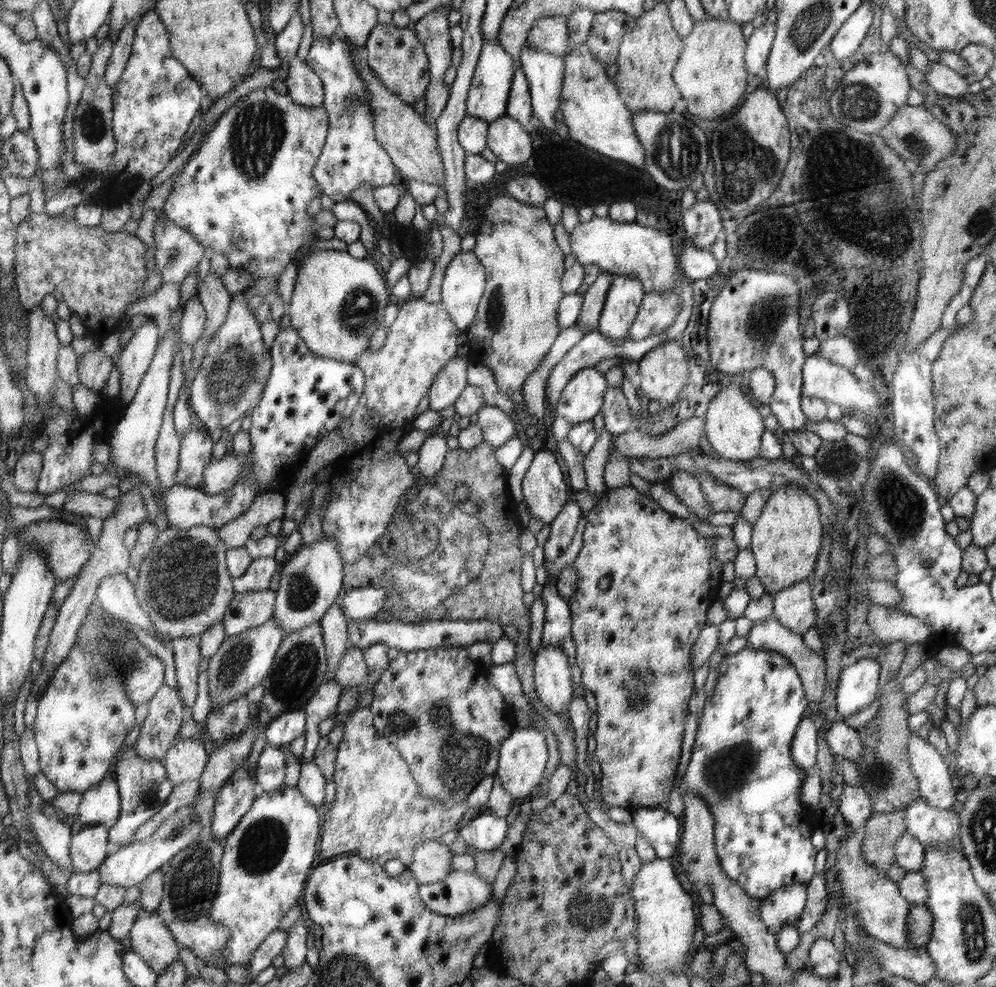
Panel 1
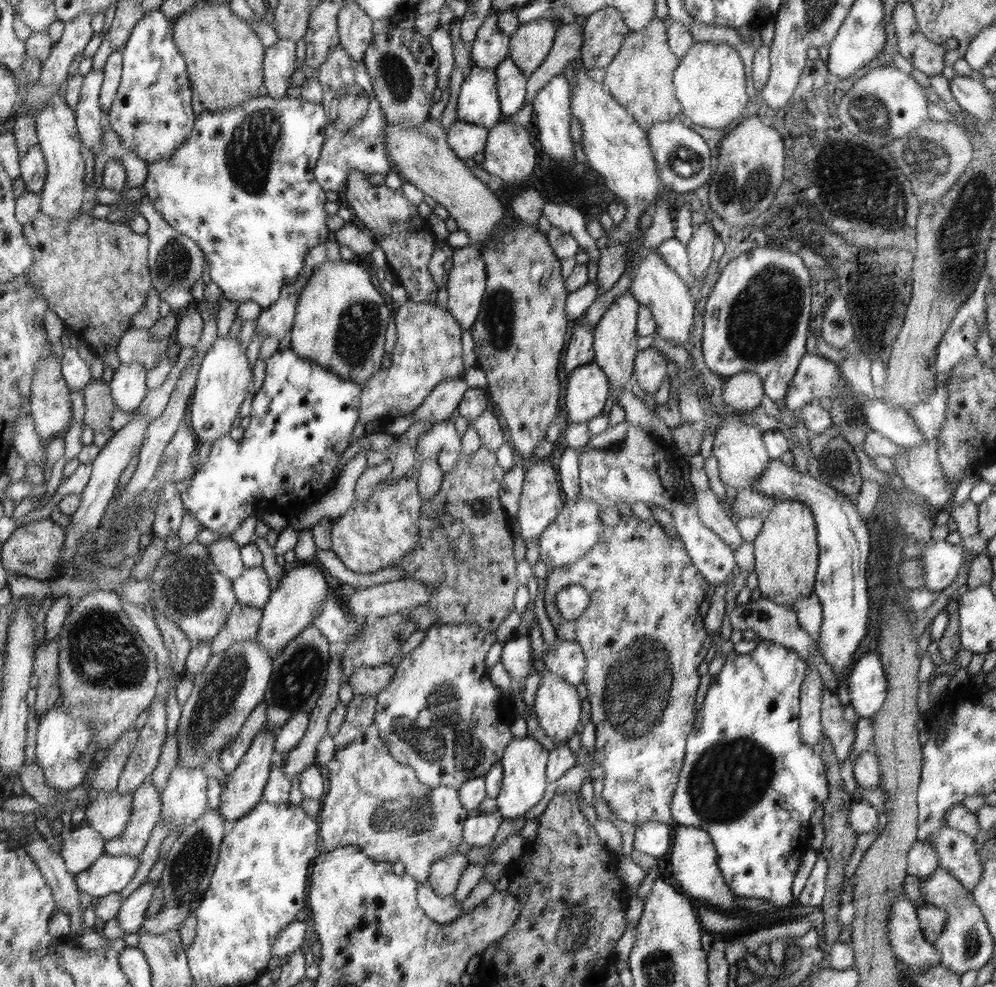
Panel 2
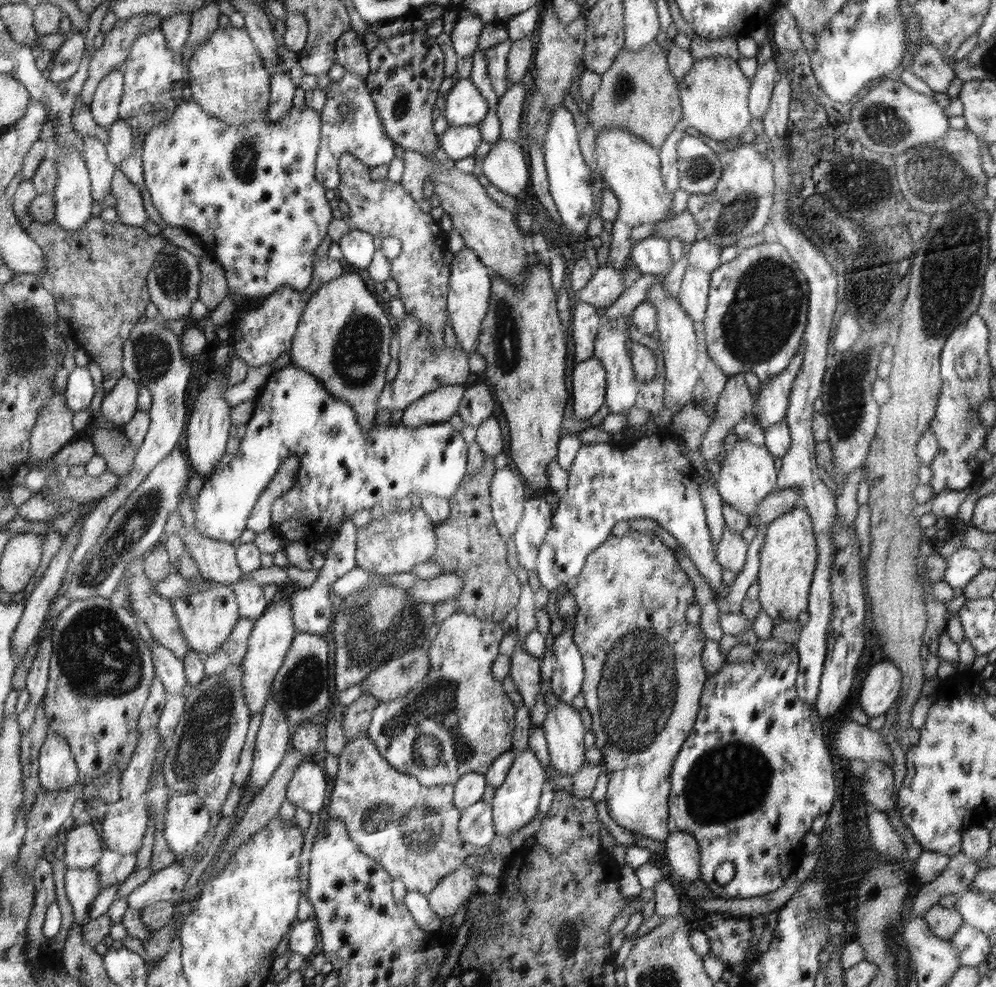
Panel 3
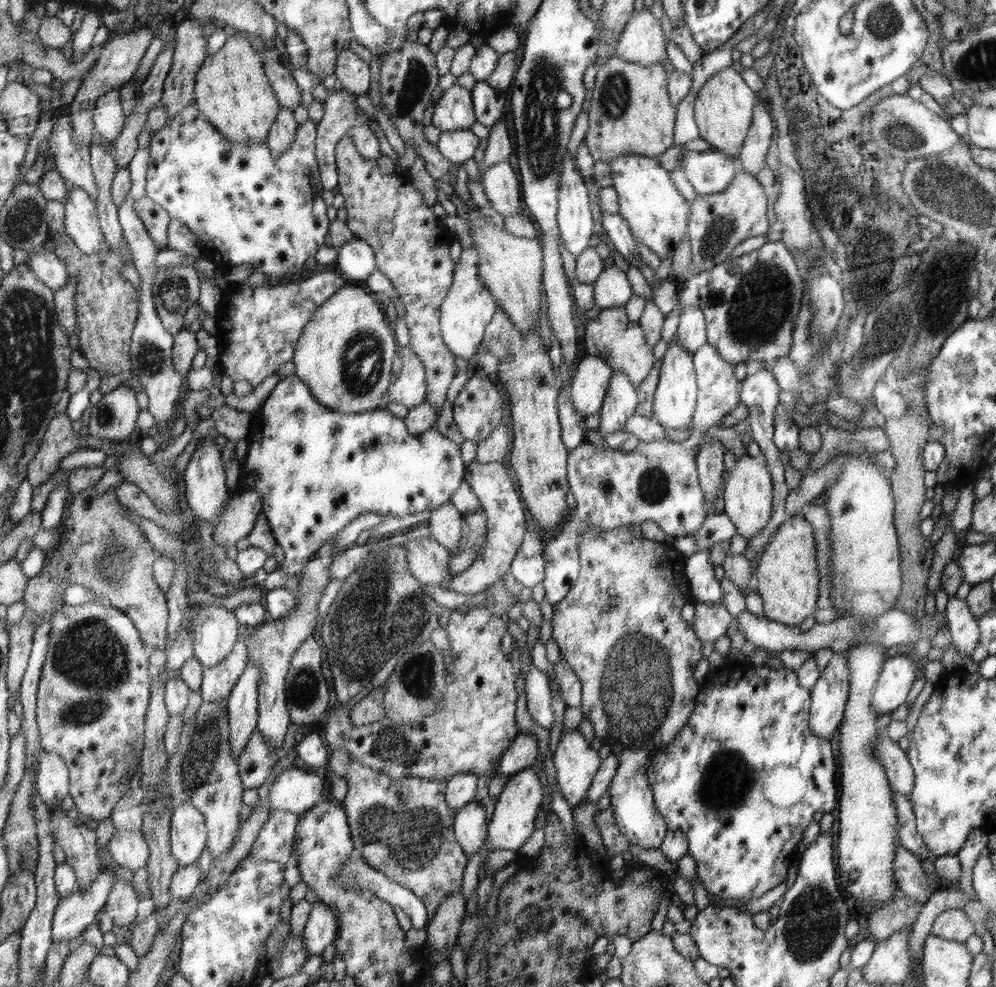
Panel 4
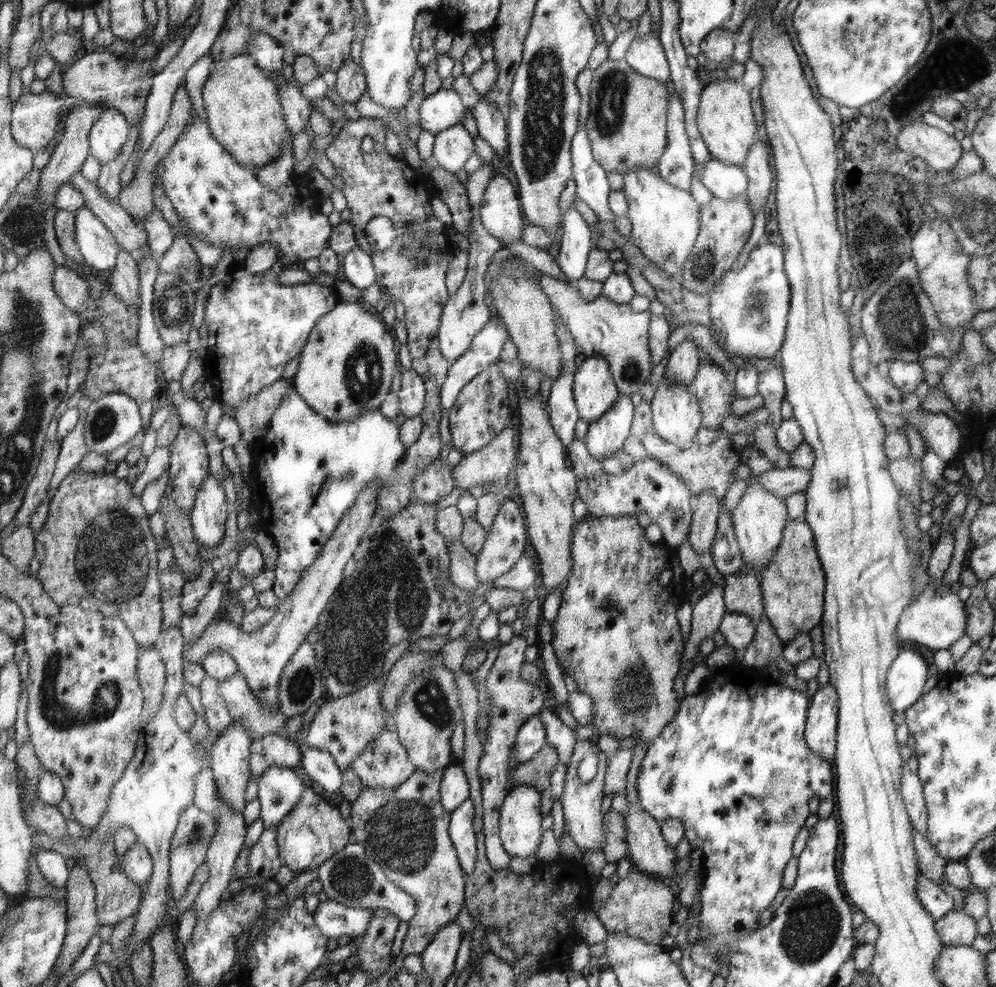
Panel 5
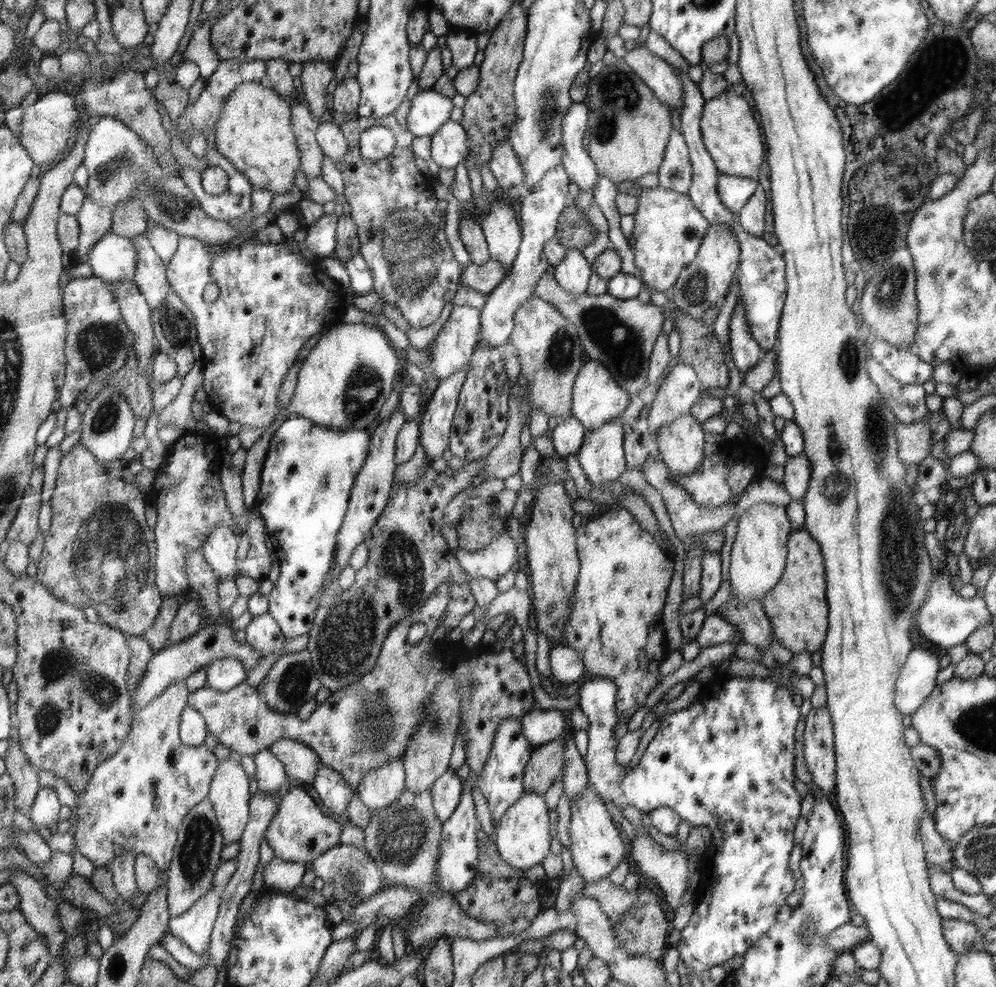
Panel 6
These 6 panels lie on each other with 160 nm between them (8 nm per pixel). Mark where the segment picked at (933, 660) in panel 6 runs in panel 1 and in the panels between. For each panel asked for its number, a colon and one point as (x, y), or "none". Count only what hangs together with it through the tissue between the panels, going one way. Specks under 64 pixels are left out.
1: (857, 688)
2: (867, 683)
3: (881, 687)
4: (895, 682)
5: (906, 678)

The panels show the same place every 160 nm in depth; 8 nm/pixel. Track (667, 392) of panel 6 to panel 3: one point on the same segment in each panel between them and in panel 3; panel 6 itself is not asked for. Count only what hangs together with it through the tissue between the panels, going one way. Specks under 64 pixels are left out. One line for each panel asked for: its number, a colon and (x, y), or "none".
3: (692, 297)
4: (692, 332)
5: (683, 363)

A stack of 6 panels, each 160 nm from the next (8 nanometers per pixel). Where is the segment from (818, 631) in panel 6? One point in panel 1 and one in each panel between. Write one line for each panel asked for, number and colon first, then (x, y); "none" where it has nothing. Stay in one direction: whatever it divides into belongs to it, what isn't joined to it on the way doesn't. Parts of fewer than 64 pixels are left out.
1: (785, 540)
2: (786, 555)
3: (789, 554)
4: (787, 574)
5: (794, 583)

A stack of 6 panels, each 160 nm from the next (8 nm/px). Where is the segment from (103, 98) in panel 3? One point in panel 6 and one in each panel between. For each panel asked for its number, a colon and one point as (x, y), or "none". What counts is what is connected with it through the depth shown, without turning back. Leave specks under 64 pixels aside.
4: (109, 119)
5: (108, 135)
6: (119, 165)

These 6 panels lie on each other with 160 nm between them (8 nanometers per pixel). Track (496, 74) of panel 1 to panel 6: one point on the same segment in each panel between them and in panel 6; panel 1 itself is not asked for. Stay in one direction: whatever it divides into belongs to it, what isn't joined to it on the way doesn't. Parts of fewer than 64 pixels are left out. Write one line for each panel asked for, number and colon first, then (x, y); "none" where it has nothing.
2: (478, 102)
3: (464, 105)
4: (454, 110)
5: (442, 110)
6: (429, 111)

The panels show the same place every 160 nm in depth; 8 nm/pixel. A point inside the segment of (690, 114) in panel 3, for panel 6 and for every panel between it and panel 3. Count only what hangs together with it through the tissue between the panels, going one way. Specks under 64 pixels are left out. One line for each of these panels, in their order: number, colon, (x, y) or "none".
4: (724, 107)
5: (725, 118)
6: (732, 135)

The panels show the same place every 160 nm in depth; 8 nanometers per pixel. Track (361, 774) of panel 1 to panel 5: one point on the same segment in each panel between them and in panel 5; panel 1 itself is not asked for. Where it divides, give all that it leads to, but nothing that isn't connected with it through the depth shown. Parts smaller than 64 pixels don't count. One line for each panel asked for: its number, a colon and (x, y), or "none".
2: (374, 802)
3: (413, 831)
4: (404, 827)
5: (405, 829)

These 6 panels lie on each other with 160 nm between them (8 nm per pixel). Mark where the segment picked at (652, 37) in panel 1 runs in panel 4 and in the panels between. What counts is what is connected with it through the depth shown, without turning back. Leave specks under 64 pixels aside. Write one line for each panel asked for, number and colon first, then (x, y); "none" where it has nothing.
2: (641, 78)
3: (638, 93)
4: (630, 111)

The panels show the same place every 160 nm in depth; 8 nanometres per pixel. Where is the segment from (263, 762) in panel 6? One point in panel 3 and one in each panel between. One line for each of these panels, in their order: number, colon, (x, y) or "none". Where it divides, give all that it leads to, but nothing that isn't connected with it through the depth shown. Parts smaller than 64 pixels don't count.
3: (307, 789)
4: (296, 789)
5: (279, 788)

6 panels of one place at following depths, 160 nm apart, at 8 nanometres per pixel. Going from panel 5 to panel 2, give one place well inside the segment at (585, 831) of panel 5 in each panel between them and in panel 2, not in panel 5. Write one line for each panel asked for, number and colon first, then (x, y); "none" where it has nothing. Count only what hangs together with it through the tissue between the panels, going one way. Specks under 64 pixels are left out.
2: (557, 706)
3: (563, 728)
4: (576, 763)

